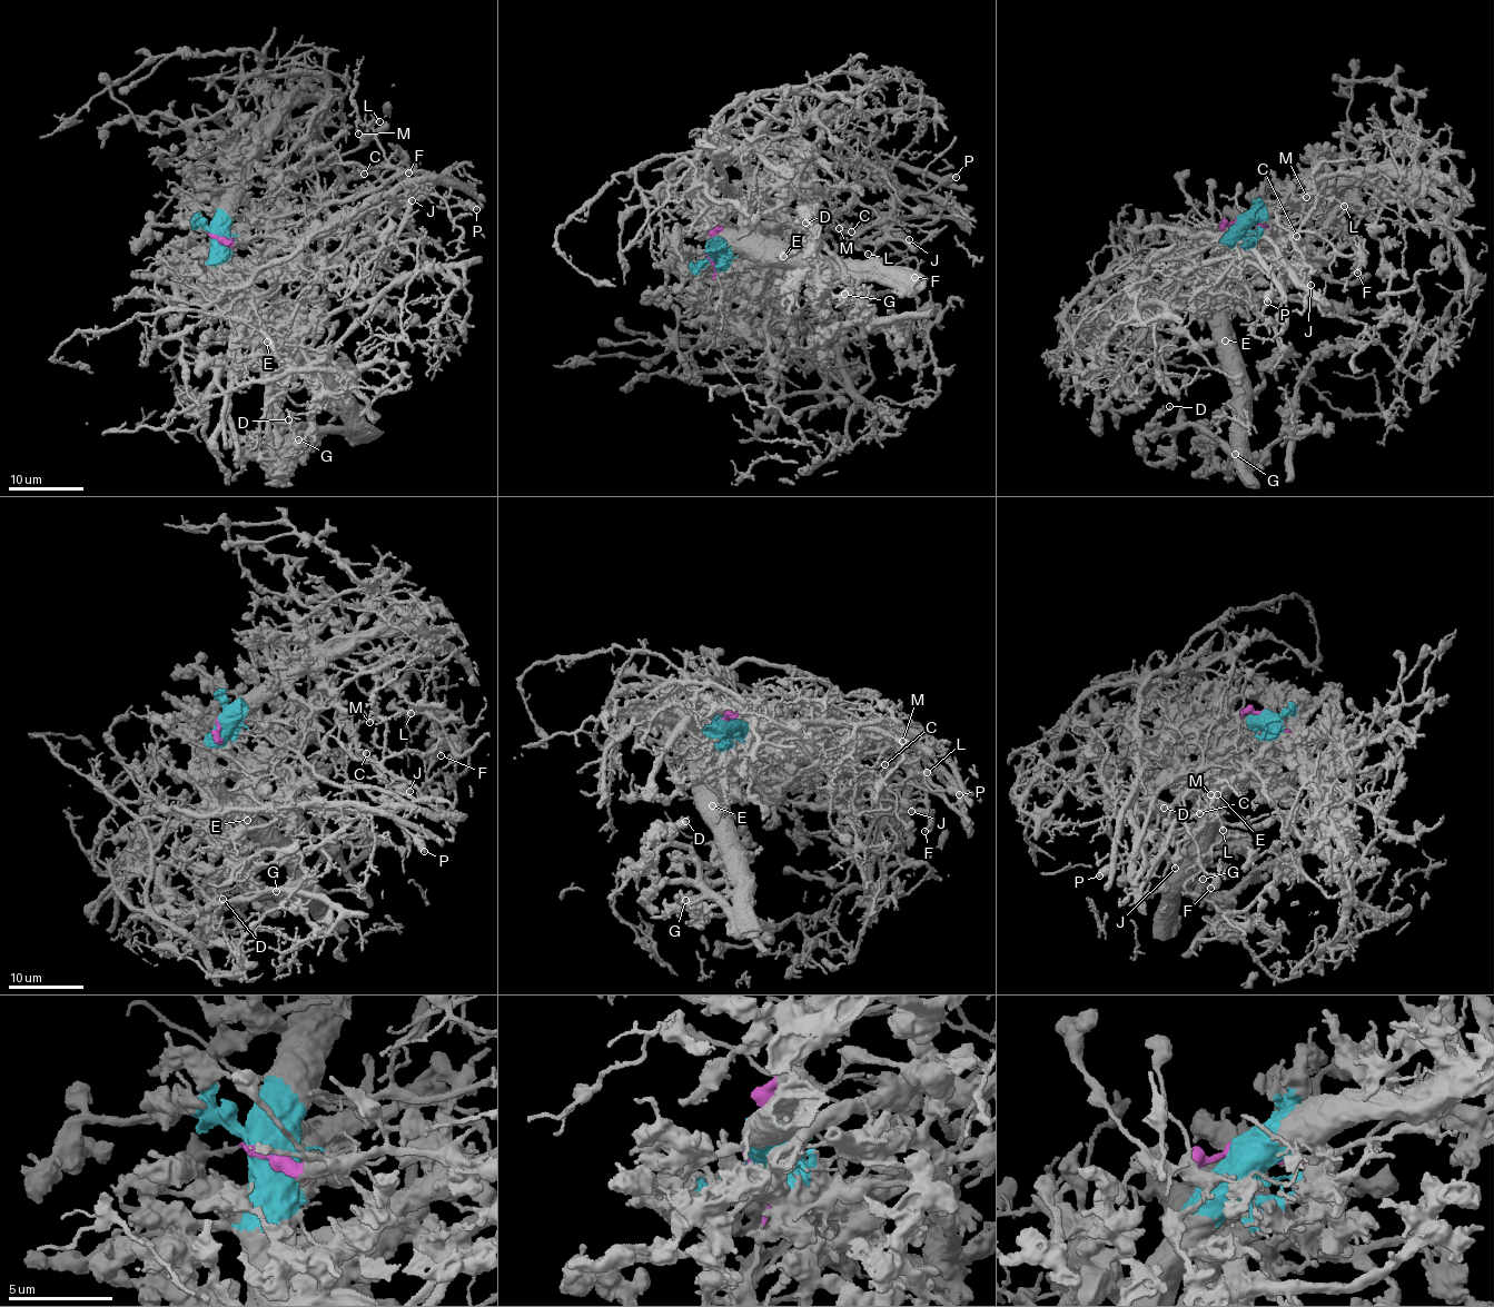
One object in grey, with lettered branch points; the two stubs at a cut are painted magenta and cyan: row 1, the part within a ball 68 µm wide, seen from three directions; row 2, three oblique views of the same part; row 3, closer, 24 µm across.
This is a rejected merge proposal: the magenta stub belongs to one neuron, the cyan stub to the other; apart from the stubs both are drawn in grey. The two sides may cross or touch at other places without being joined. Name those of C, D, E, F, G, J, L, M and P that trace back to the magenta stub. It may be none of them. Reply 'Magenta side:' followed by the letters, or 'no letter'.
Magenta side: C, F, J, L, M, P

